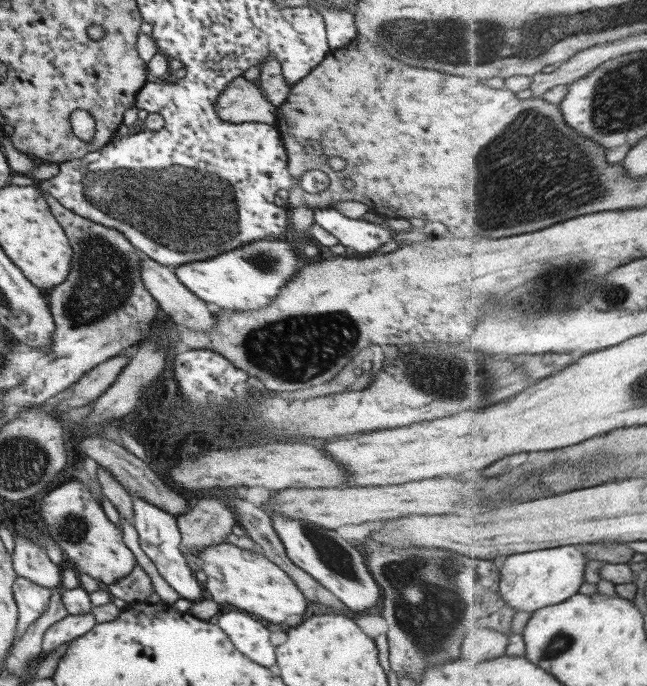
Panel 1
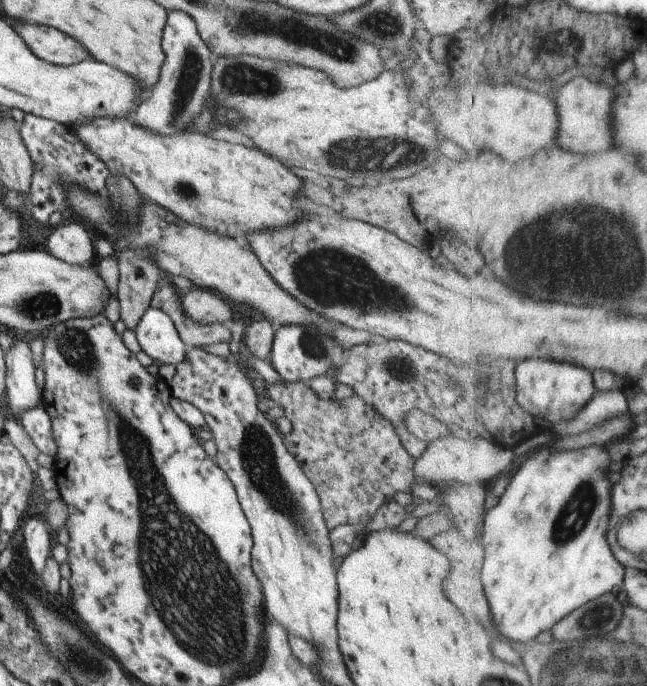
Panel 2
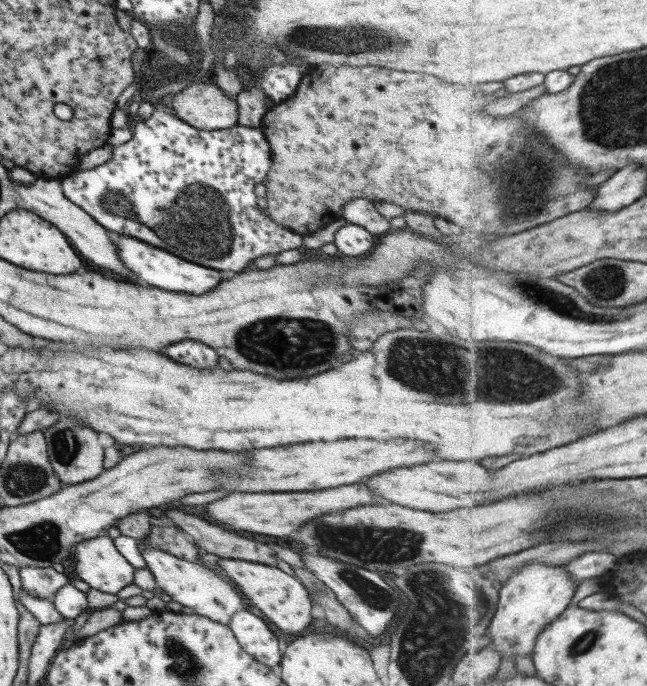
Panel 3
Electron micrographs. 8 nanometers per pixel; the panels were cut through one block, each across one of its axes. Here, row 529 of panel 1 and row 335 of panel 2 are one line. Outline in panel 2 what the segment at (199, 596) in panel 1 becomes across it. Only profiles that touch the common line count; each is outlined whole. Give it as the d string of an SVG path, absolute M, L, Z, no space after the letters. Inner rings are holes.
M149 307L135 327L140 348L159 366L179 364L188 348L178 335L176 324L168 314Z

